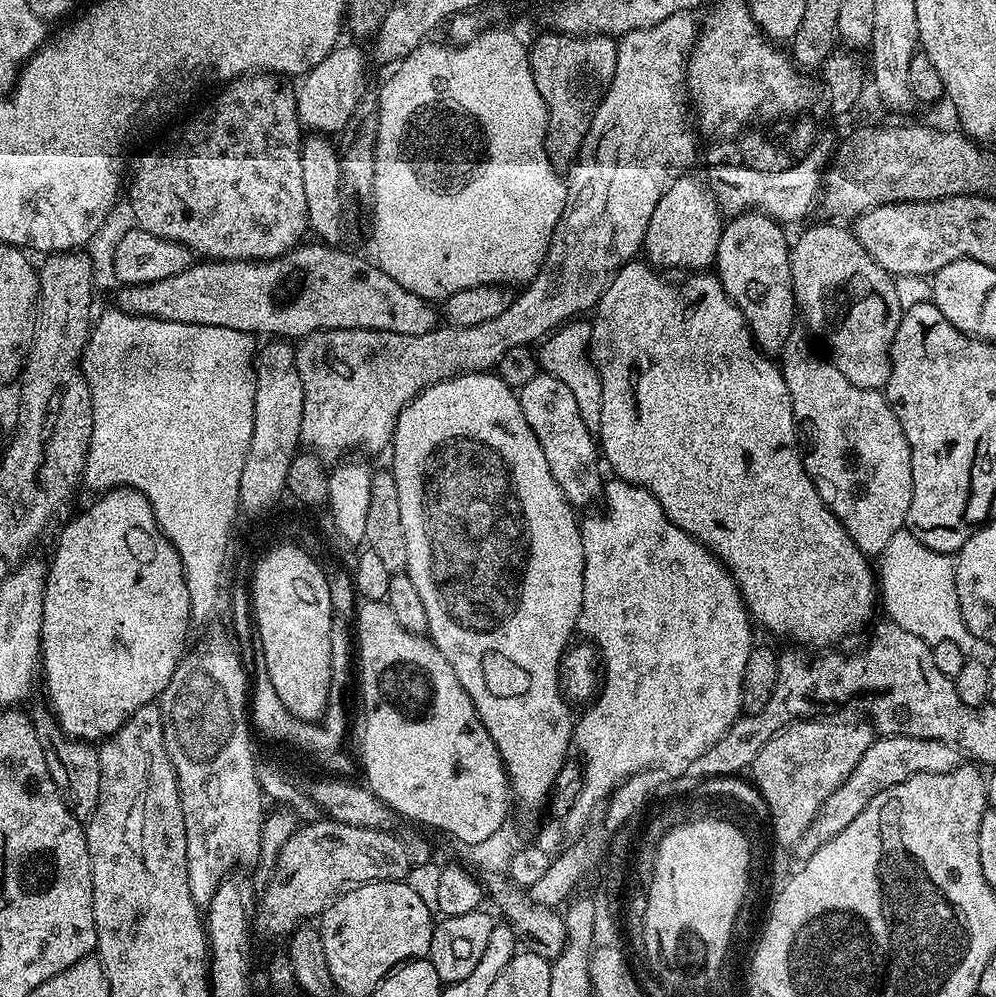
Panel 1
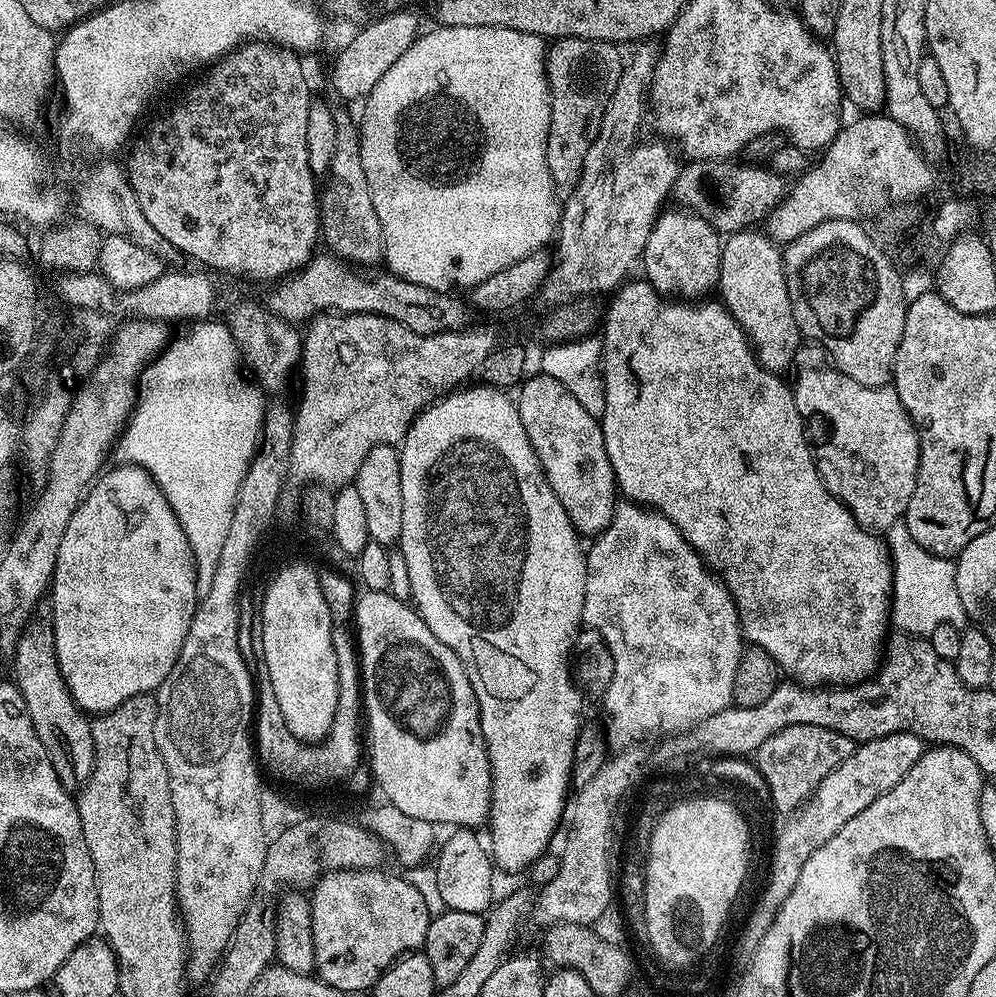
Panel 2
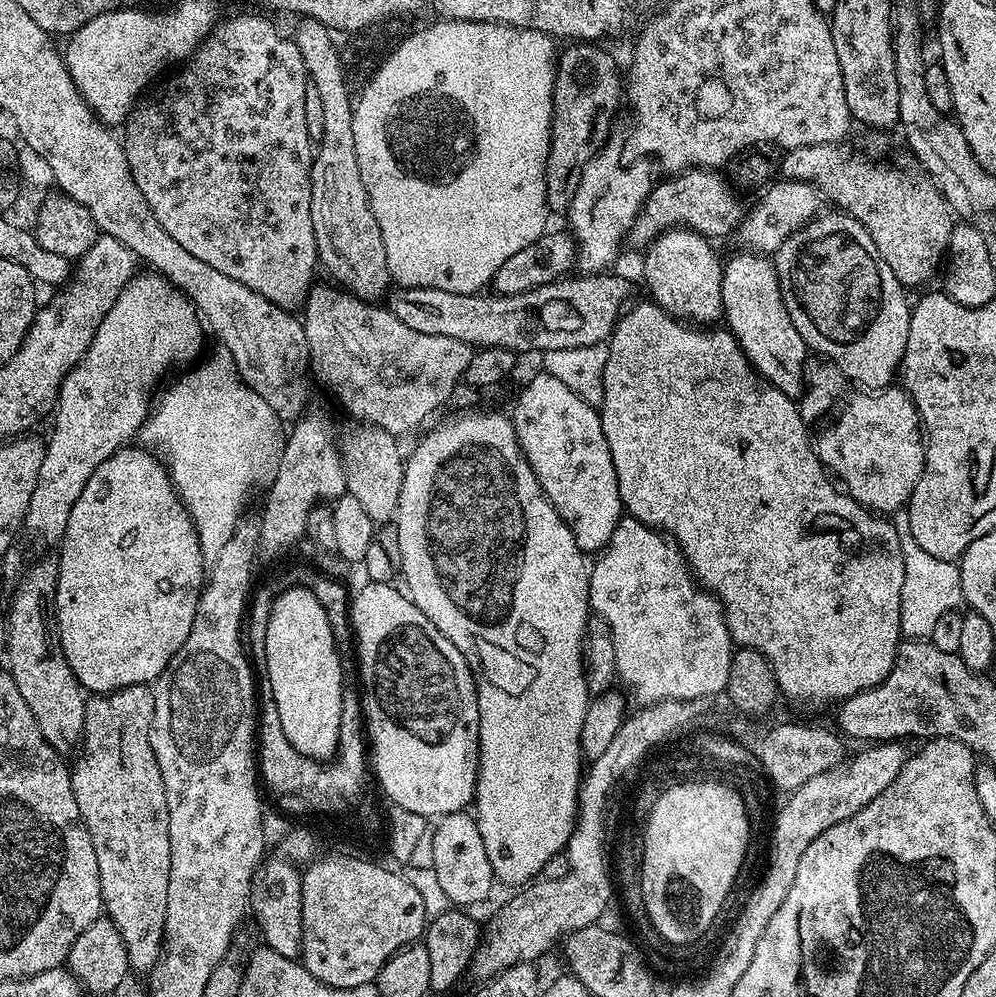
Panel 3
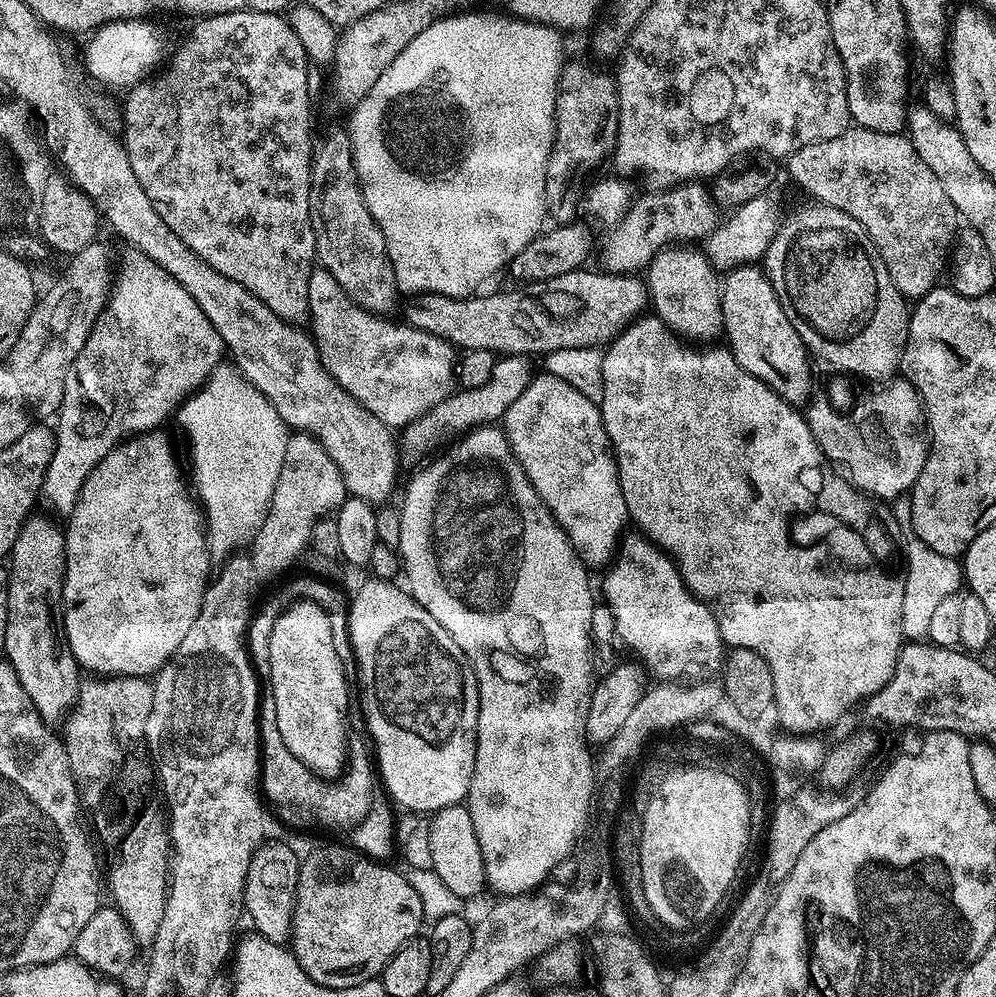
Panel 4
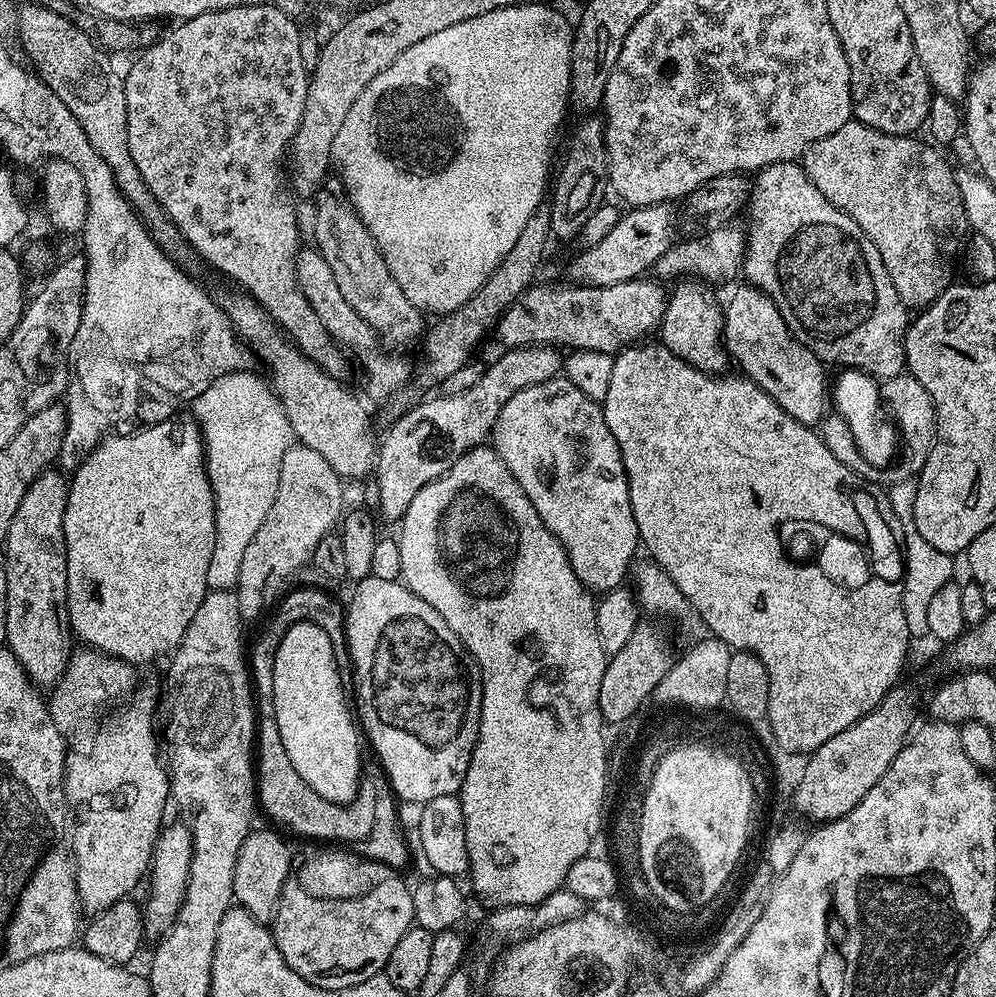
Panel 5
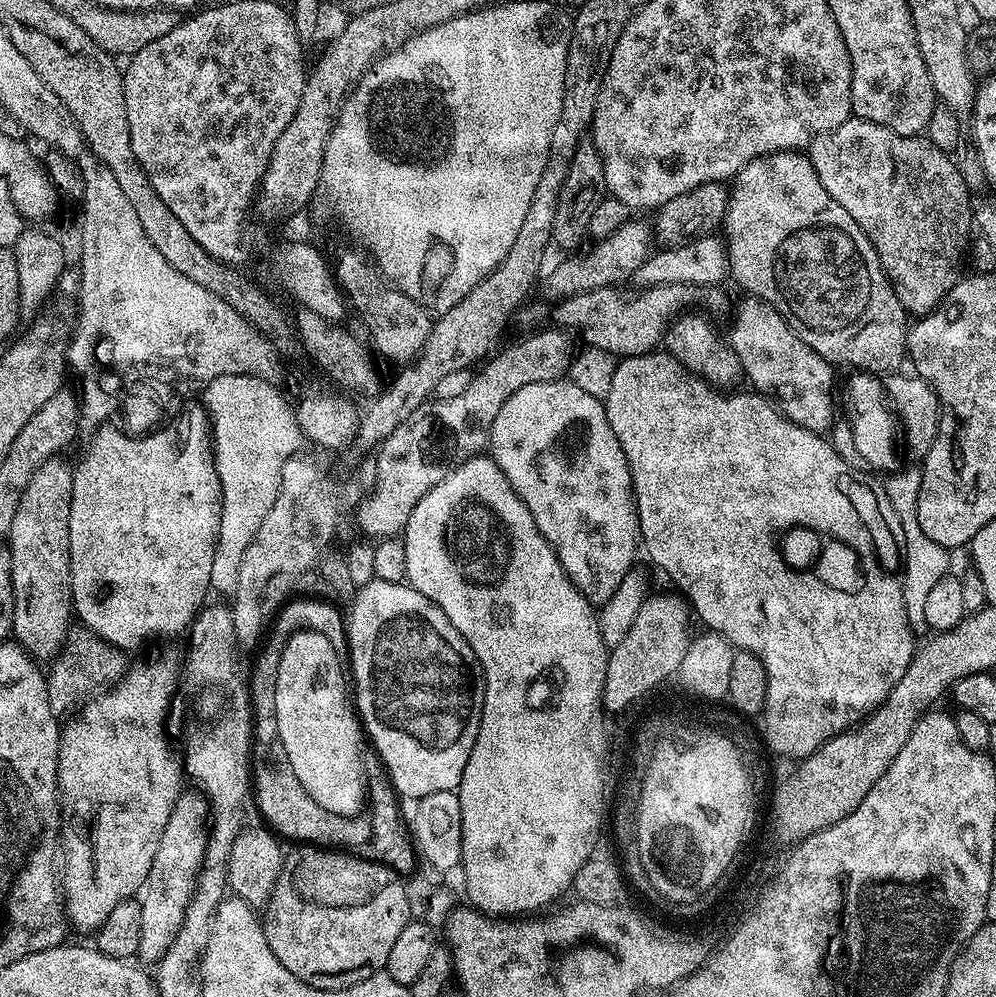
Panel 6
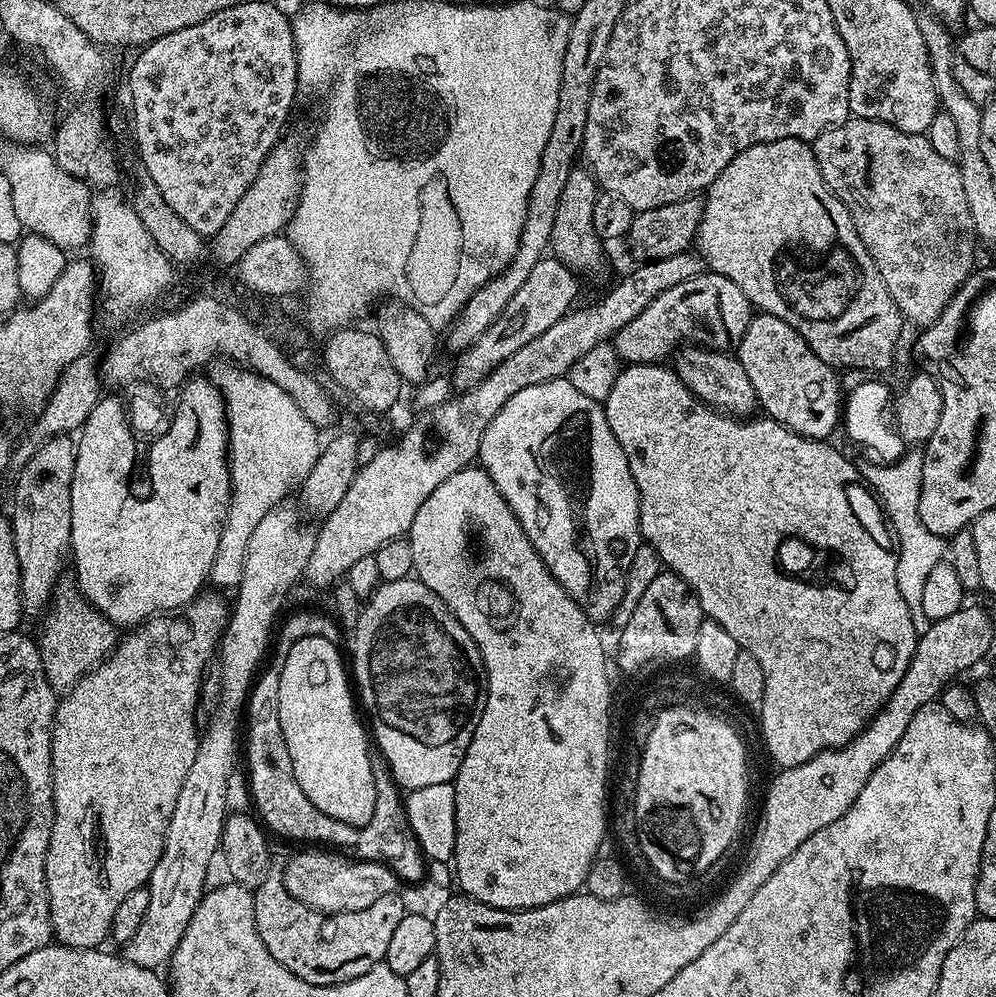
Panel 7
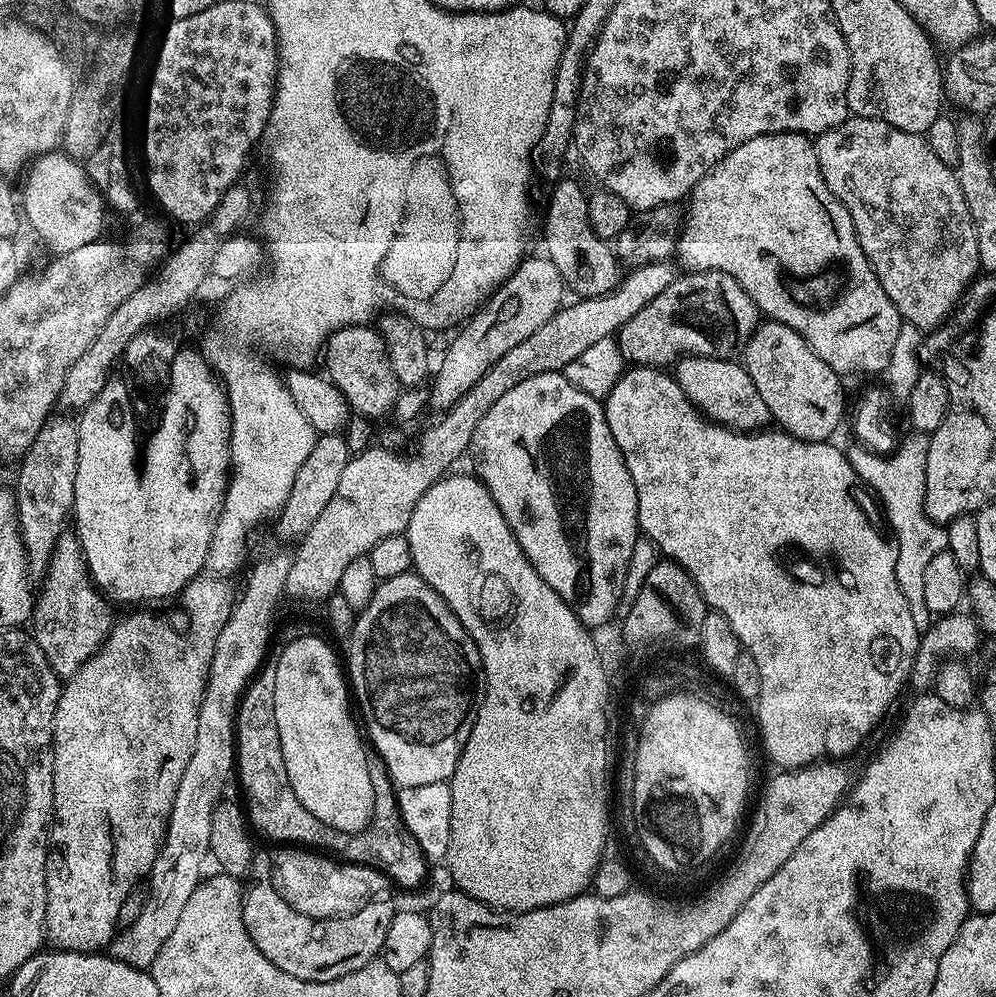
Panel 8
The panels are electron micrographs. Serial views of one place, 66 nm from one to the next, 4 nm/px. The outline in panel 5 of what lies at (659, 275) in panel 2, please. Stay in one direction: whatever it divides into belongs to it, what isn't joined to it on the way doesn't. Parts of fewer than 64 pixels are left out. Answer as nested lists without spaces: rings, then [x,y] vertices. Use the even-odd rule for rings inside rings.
[[[680,282],[673,292],[669,291],[666,296],[664,306],[664,320],[660,323],[658,329],[659,343],[666,345],[678,358],[682,358],[682,362],[686,362],[690,366],[694,366],[703,372],[711,372],[713,374],[724,374],[729,371],[730,357],[728,349],[724,347],[722,333],[724,330],[724,308],[716,301],[716,296],[711,287],[704,282]]]

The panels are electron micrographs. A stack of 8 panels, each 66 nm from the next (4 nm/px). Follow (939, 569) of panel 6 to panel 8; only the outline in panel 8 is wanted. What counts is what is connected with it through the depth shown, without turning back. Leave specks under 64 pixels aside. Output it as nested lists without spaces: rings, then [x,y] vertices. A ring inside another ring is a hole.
[[[915,430],[897,443],[888,455],[880,455],[863,446],[848,448],[846,455],[850,466],[859,474],[860,479],[874,493],[883,519],[890,529],[898,546],[898,586],[906,597],[906,606],[910,606],[910,615],[914,617],[914,626],[924,633],[934,622],[934,613],[926,610],[923,576],[926,566],[934,554],[945,551],[948,546],[948,533],[941,525],[935,524],[924,508],[926,494],[926,454],[928,453],[928,436]]]

